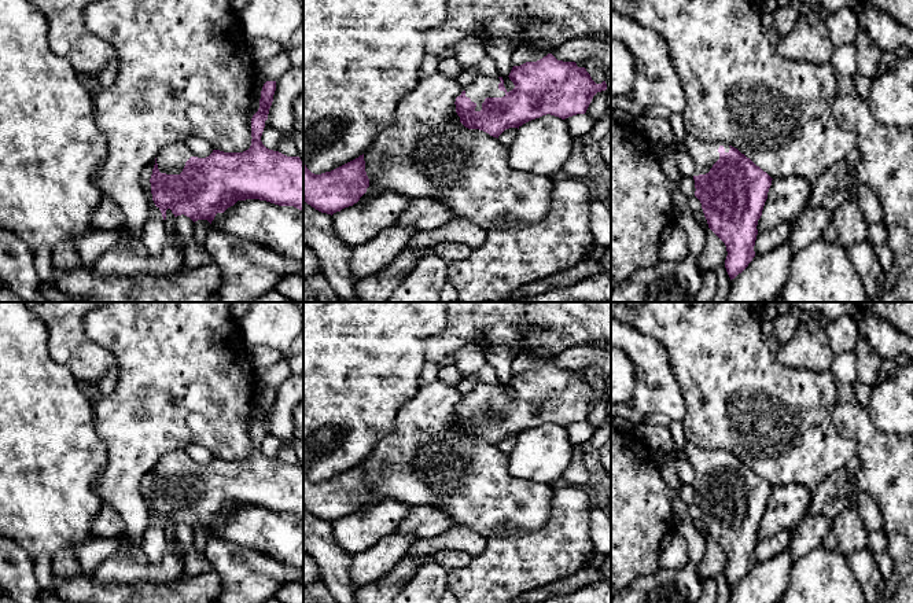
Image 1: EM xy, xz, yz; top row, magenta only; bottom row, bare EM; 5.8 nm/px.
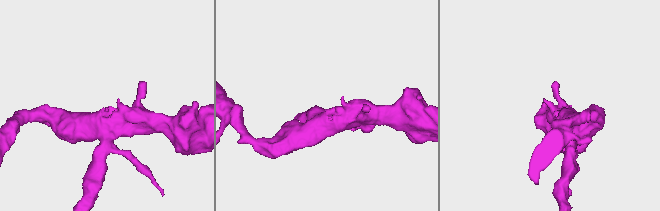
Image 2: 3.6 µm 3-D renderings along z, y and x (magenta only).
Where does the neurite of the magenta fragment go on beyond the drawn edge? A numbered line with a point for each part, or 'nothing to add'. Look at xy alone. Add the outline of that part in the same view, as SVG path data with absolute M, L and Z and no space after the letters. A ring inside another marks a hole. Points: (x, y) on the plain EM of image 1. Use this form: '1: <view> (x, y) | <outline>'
1: xy (172, 466) | M174 449L165 453L157 463L157 471L161 481L180 482L185 470L196 464L185 452L185 449Z

